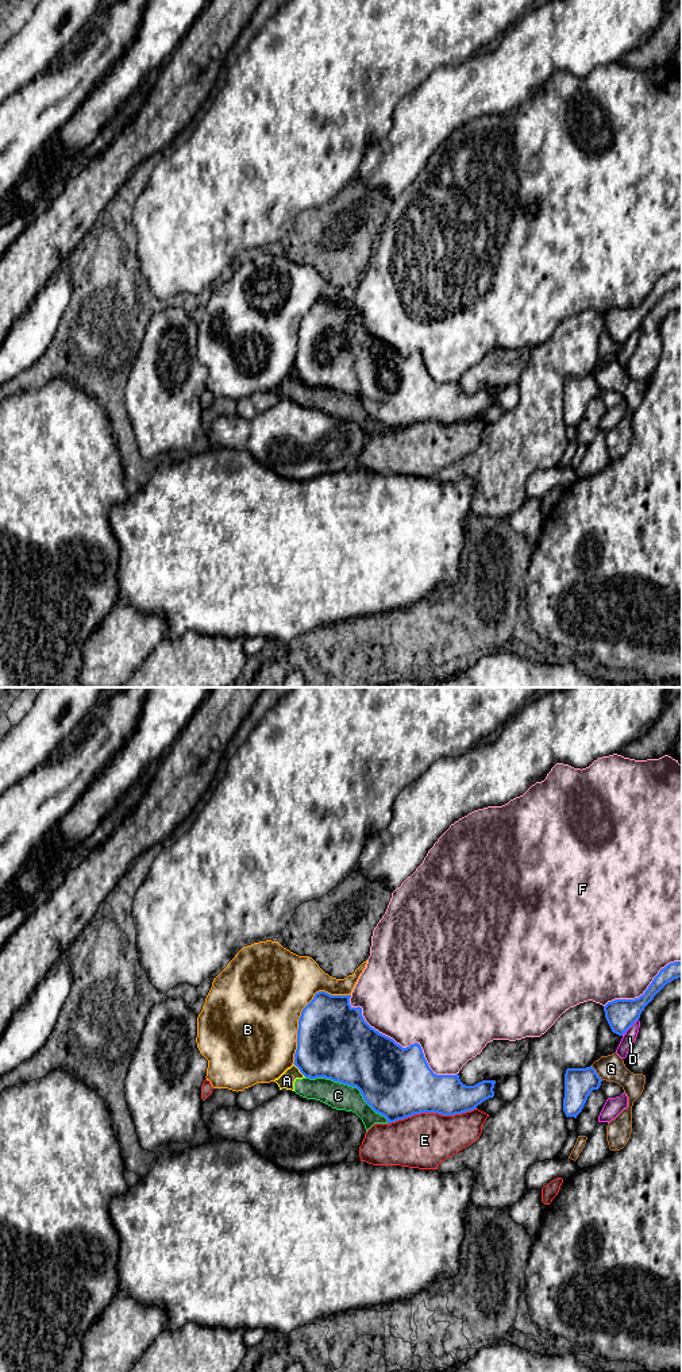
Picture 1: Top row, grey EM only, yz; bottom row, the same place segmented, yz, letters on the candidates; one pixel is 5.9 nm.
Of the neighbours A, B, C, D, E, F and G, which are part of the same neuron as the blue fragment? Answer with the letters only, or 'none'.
none

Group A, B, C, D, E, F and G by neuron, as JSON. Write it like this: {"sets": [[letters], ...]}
{"sets": [["A", "C"], ["B"], ["D"], ["E"], ["F"], ["G"]]}

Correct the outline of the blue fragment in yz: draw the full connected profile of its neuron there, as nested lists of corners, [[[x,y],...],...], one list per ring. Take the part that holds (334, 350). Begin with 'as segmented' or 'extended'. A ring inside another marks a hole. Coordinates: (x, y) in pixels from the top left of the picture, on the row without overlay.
as segmented; [[[319,300],[315,302],[313,308],[303,317],[301,324],[298,327],[298,338],[297,338],[297,358],[294,362],[294,374],[300,378],[300,381],[309,388],[316,386],[325,386],[331,388],[334,390],[339,390],[351,396],[357,396],[365,411],[378,423],[384,424],[388,428],[388,432],[396,431],[398,428],[405,428],[408,425],[412,425],[415,423],[420,421],[438,421],[442,424],[455,424],[462,423],[466,420],[471,420],[477,417],[478,413],[481,413],[483,409],[494,405],[494,393],[496,389],[482,389],[474,394],[466,394],[461,390],[459,384],[436,384],[428,374],[423,358],[420,352],[415,351],[411,352],[406,357],[402,357],[400,352],[397,352],[393,347],[379,342],[374,336],[371,336],[362,324],[362,316],[352,316],[350,313],[351,304],[331,304],[325,300]]]

